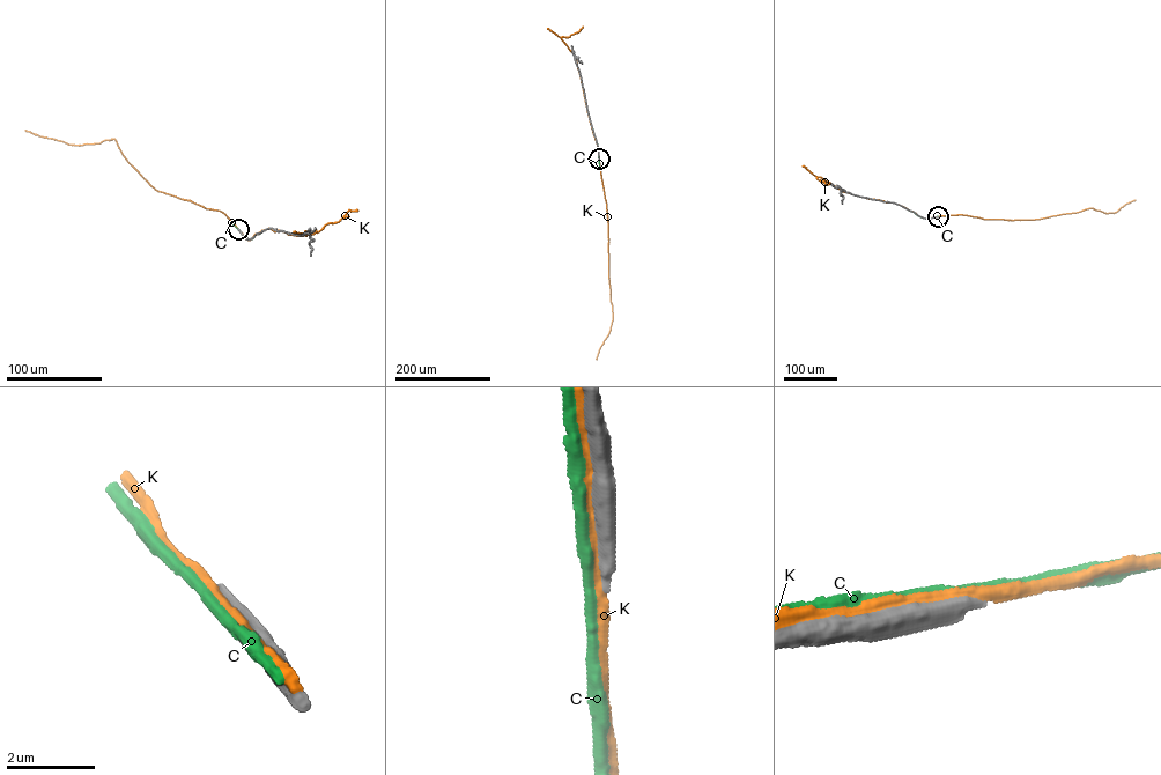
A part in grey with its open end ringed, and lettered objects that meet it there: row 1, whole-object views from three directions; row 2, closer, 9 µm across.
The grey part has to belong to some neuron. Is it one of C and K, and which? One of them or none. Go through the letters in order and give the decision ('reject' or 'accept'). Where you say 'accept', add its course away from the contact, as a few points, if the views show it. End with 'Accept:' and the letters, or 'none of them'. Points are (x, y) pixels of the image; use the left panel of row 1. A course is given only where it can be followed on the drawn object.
C: reject
K: reject
Accept: none of them

